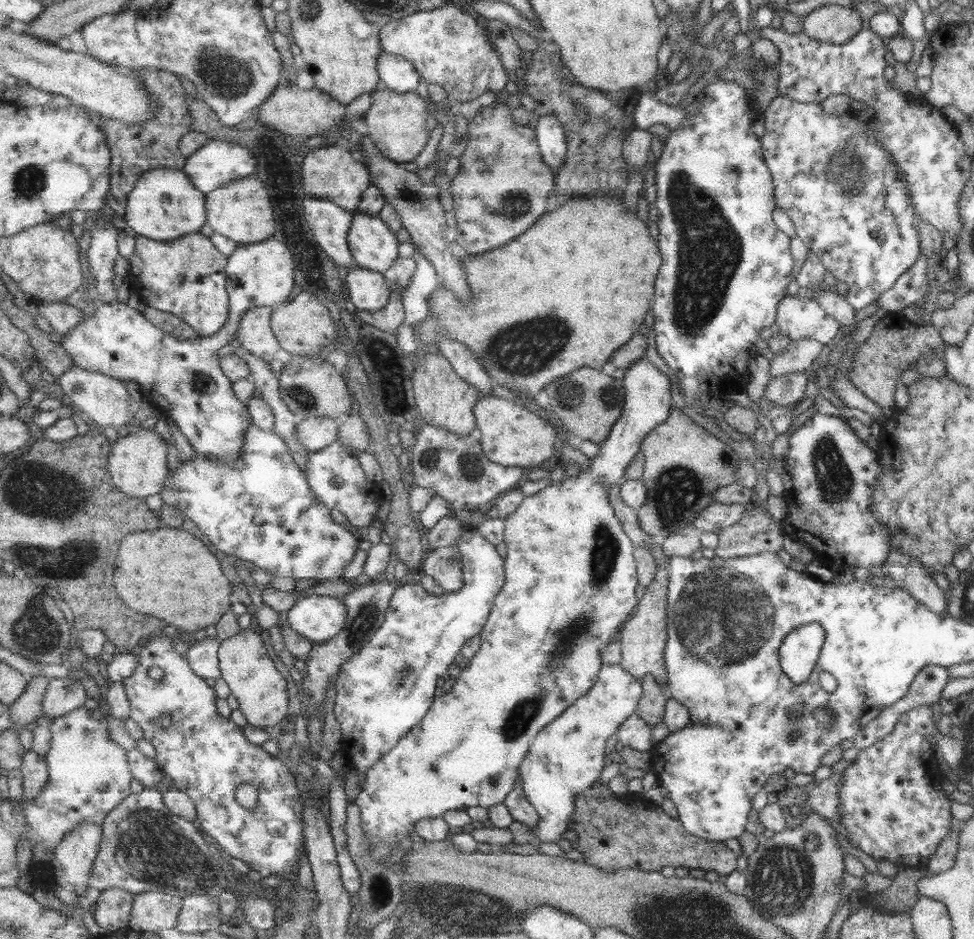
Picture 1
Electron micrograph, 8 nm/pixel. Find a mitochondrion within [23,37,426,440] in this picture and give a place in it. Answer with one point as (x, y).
(225, 75)

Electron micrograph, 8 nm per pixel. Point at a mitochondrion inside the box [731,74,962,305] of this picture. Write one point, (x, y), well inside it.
(849, 164)

